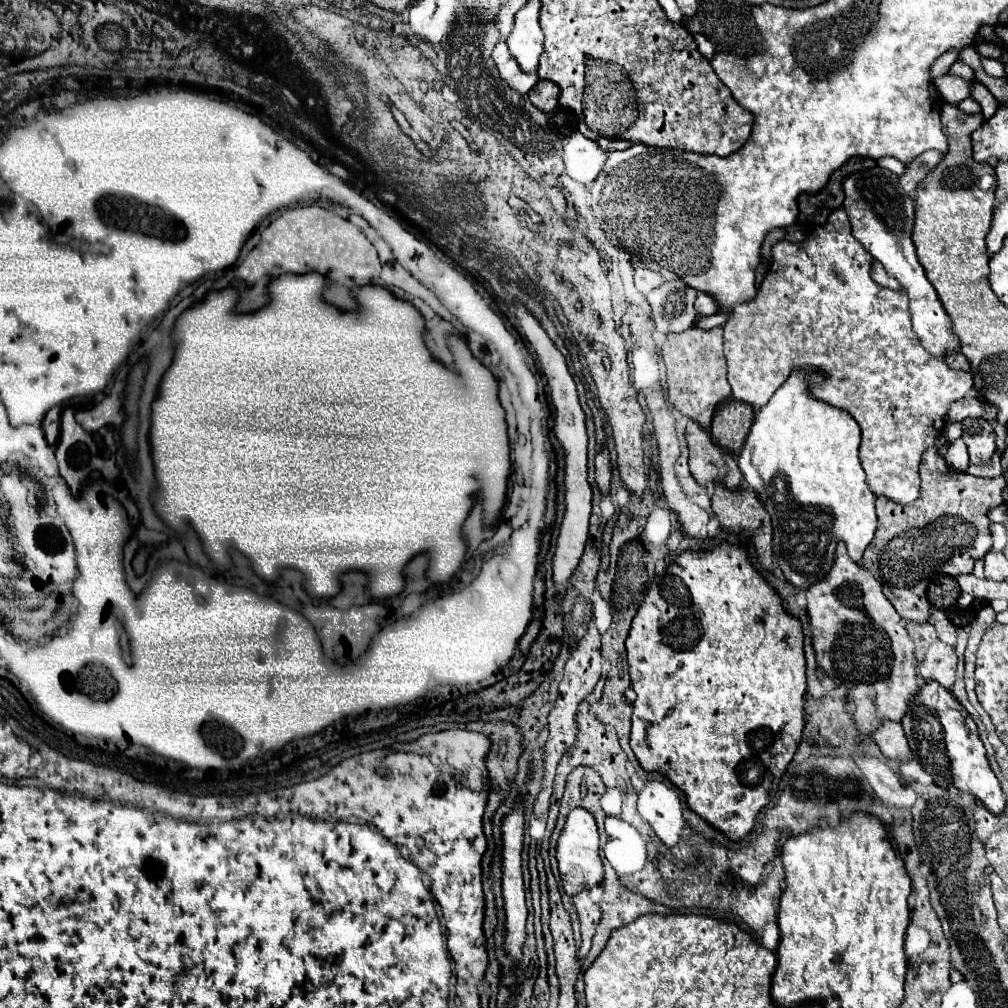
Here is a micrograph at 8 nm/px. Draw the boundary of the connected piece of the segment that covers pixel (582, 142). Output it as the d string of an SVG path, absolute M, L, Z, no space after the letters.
M576 133L564 147L564 163L568 175L584 183L586 187L590 187L596 181L606 159L608 151L604 151L596 141L582 133Z

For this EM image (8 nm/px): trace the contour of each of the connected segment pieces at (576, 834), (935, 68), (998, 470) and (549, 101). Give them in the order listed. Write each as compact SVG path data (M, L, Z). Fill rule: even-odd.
M584 807L572 809L572 813L568 815L566 825L562 829L558 847L556 847L560 879L570 897L580 893L580 889L590 889L592 885L596 885L604 879L604 867L602 867L598 849L600 849L600 835L598 835L598 825L596 825L594 815Z
M948 51L948 53L944 53L944 55L930 67L930 77L936 79L936 77L948 73L950 65L952 65L956 59L958 59L958 51Z
M996 450L994 457L983 466L970 465L966 472L970 475L978 475L978 477L998 477L1002 475L1001 454Z
M542 79L542 81L538 81L538 85L534 85L534 89L528 93L528 97L538 109L550 113L558 105L560 89L558 89L556 83Z

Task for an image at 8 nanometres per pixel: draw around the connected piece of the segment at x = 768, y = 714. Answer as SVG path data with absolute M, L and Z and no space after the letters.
M718 543L710 551L684 551L680 553L666 569L664 575L654 579L634 621L630 635L626 639L628 651L628 665L630 665L630 679L632 689L636 691L638 699L634 701L634 715L632 715L632 735L630 747L636 753L640 765L646 771L660 771L670 781L682 789L688 797L688 805L696 811L702 819L706 819L716 829L724 831L732 841L742 839L748 831L752 831L758 813L770 803L774 793L778 791L780 777L784 775L788 763L792 761L804 729L804 695L806 695L806 659L804 659L804 635L800 619L790 615L776 593L774 587L752 567L748 551L744 545L732 543Z

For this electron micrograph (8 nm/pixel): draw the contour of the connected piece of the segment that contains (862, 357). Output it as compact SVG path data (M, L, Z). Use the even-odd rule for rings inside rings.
M836 209L830 213L828 221L824 225L818 225L804 241L800 243L788 243L788 241L780 241L774 245L772 249L774 255L774 263L772 269L768 271L766 279L762 281L762 287L758 291L758 295L750 301L750 303L742 303L736 305L730 313L728 323L724 325L724 353L726 353L726 361L728 361L728 381L732 385L732 395L736 399L742 399L750 405L754 405L754 411L758 411L760 407L766 405L766 401L772 397L774 389L778 389L788 375L792 373L792 369L802 367L802 365L816 365L824 375L824 383L812 387L812 395L834 405L840 407L844 411L848 411L862 427L862 443L860 443L860 461L862 467L866 471L866 479L870 489L874 491L874 495L886 495L892 501L900 501L900 503L912 503L918 497L920 491L920 475L918 475L918 465L922 459L922 453L932 445L932 441L940 435L940 431L944 429L944 415L950 407L952 401L962 399L964 395L968 395L974 387L974 377L970 373L964 371L954 371L950 369L944 361L934 359L922 345L920 339L916 337L916 333L912 331L912 323L910 323L910 313L908 313L908 295L900 293L900 291L892 291L888 287L878 285L876 281L872 281L870 277L870 265L872 265L872 255L862 247L860 241L856 241L852 237L850 231L850 221L844 209Z

